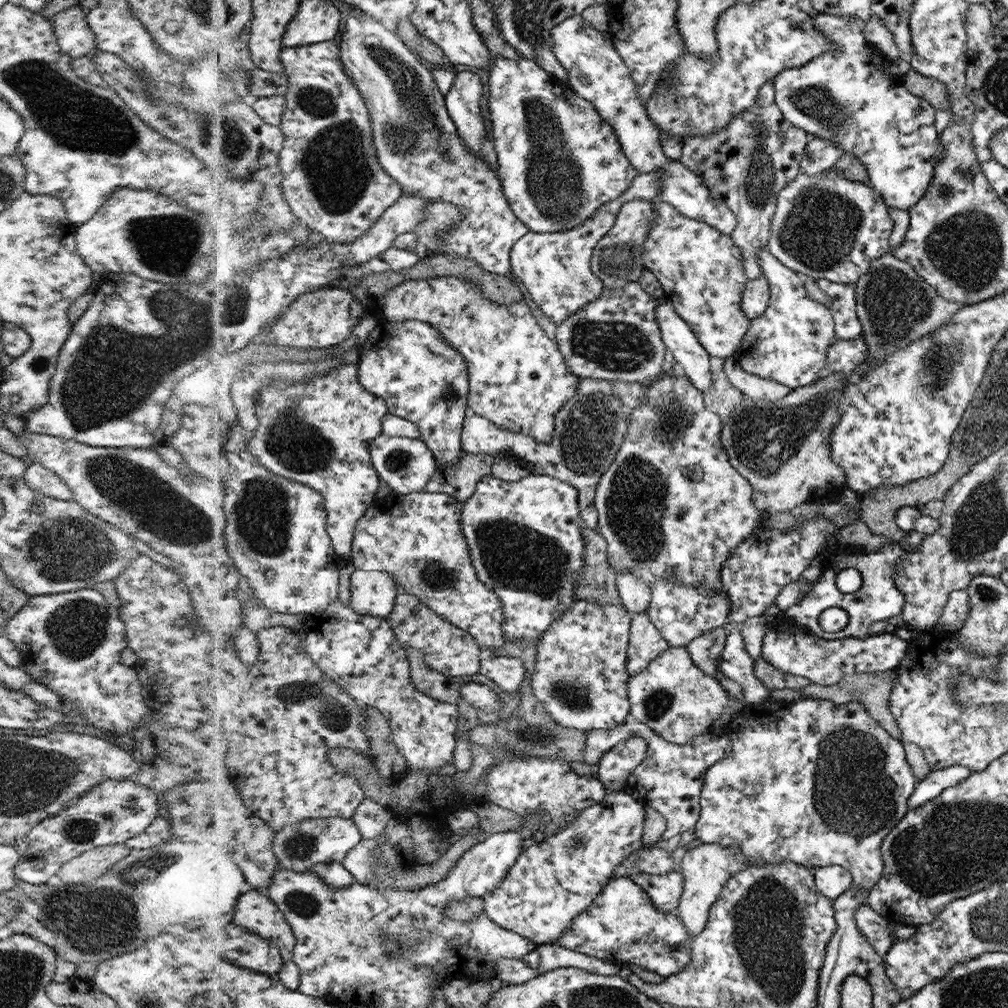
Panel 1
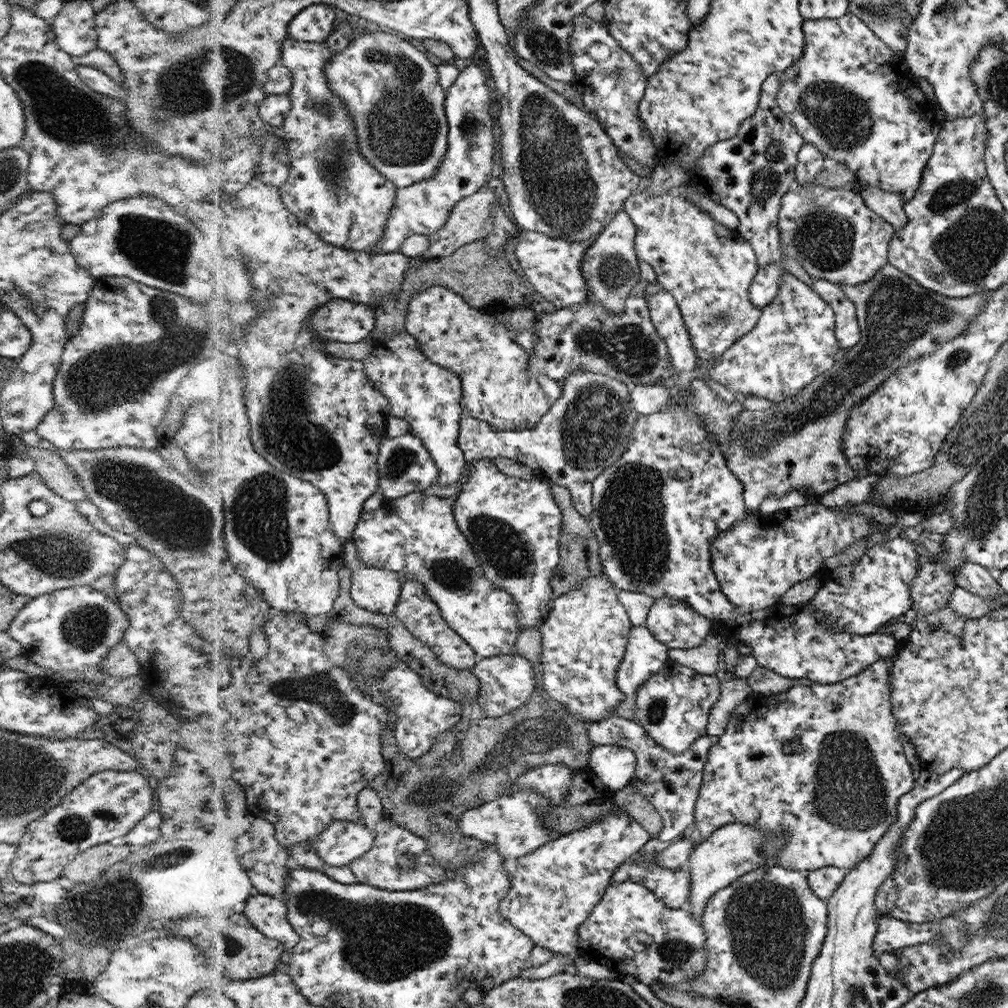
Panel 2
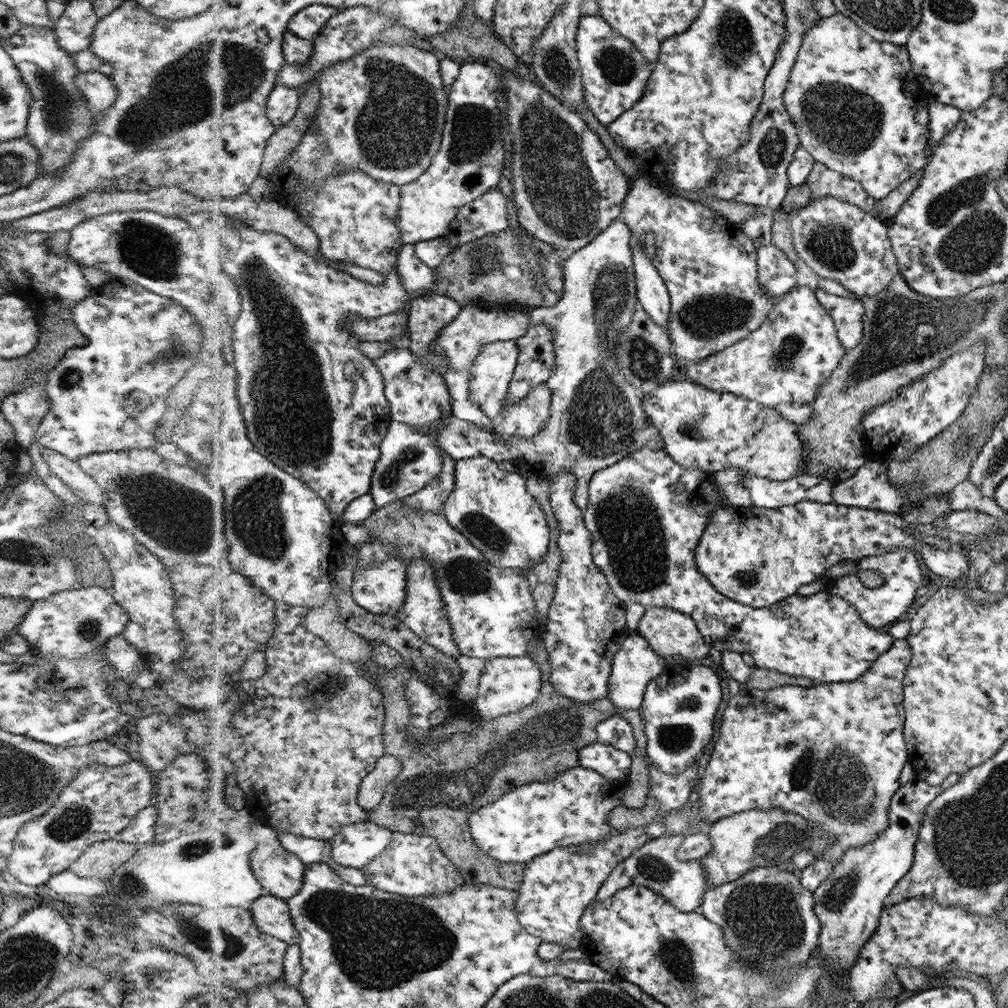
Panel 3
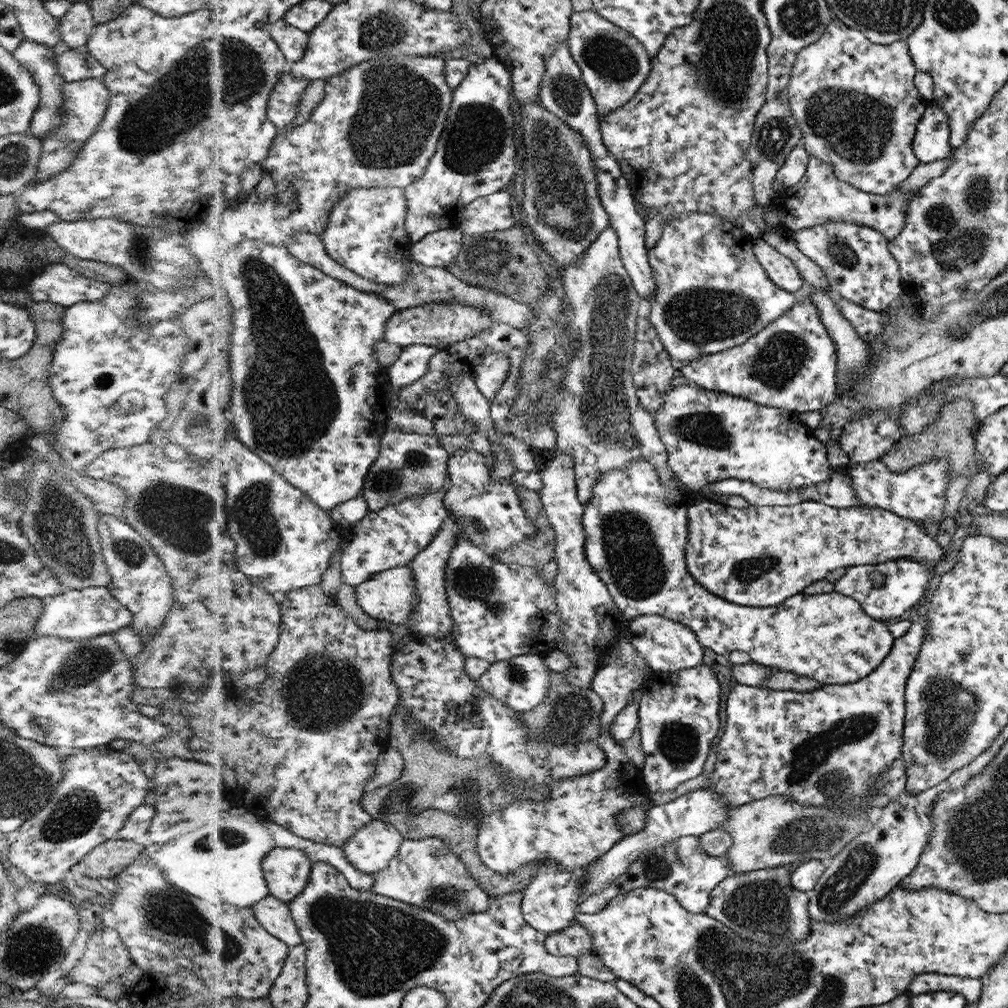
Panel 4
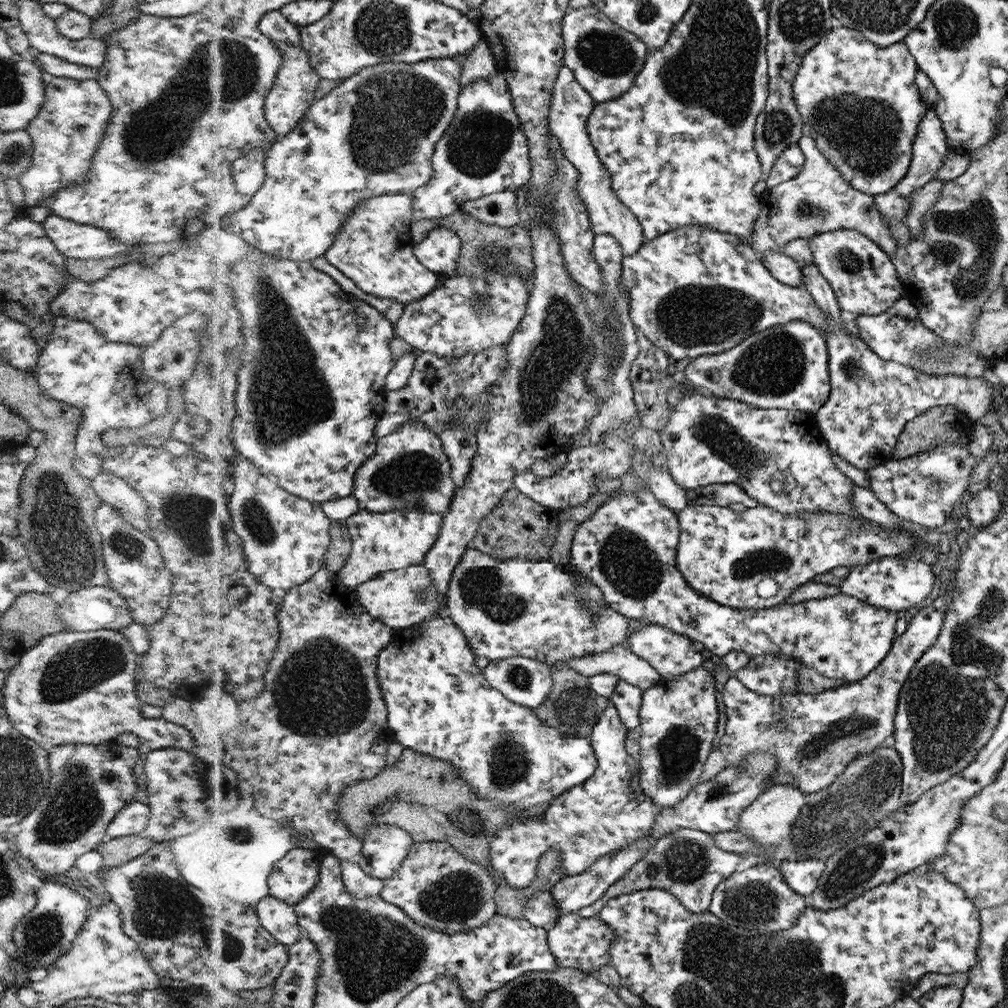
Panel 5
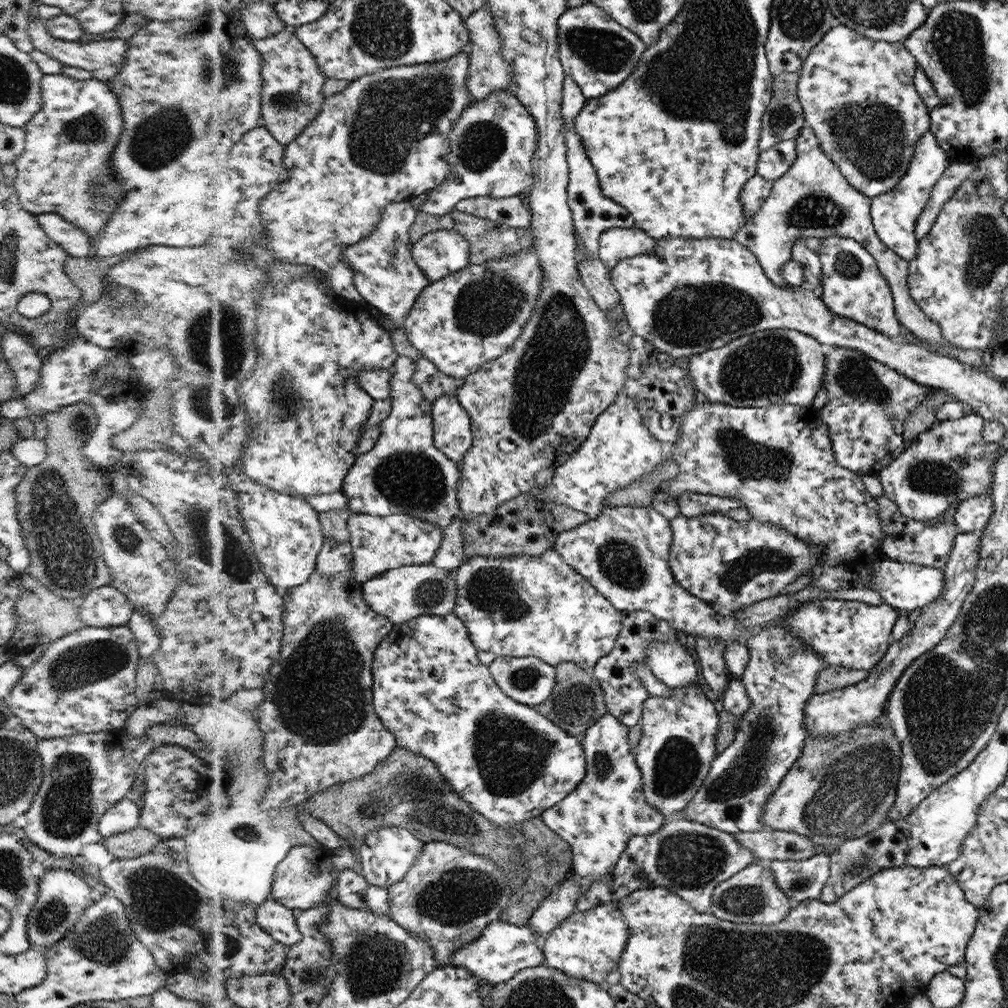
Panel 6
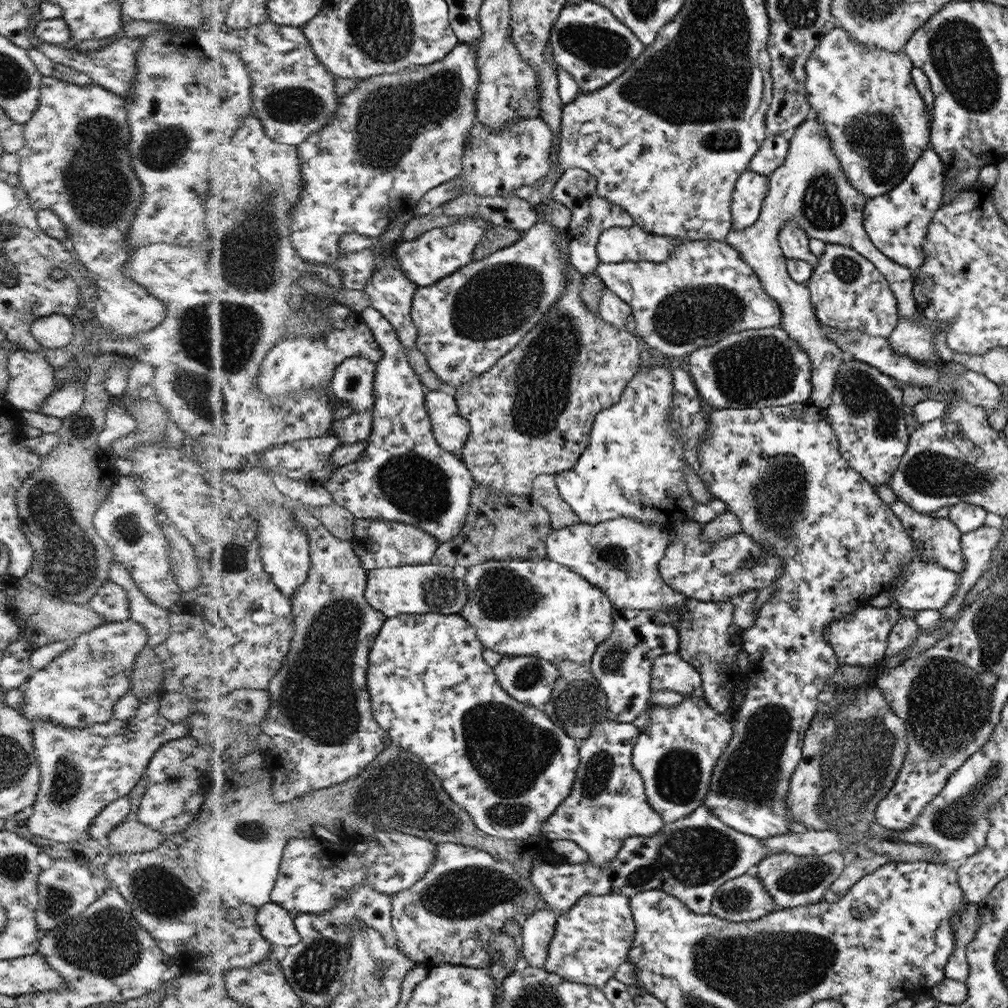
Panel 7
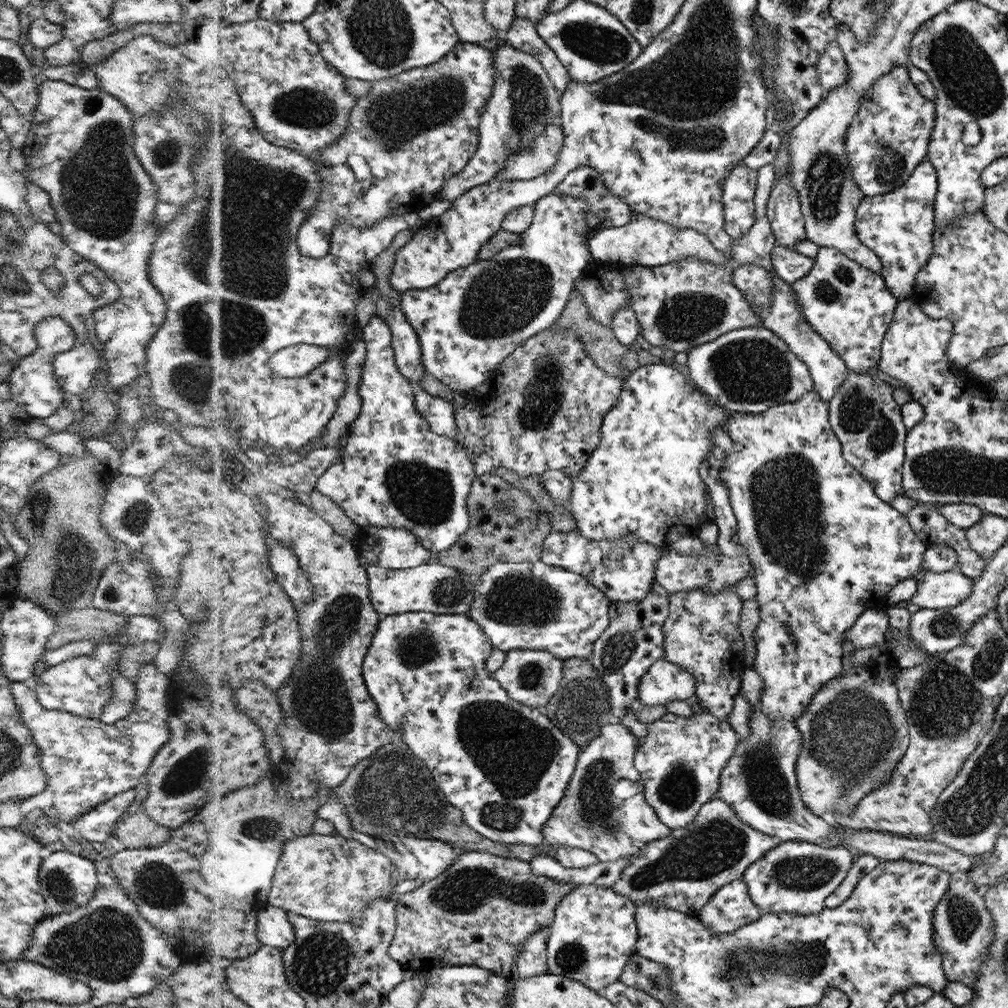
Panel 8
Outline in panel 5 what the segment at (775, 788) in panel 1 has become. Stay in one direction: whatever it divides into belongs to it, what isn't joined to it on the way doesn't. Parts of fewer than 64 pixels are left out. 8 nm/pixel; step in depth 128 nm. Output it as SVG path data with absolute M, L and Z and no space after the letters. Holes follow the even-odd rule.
M939 570L950 581L942 594L933 599L929 606L921 608L909 621L906 630L894 638L890 652L883 658L877 668L871 670L865 677L858 681L833 687L817 694L789 693L783 696L771 697L757 694L746 688L744 683L731 675L725 682L721 694L725 706L724 734L718 743L719 752L727 762L727 766L739 766L745 761L747 754L771 754L778 760L777 770L771 773L771 782L774 784L791 784L797 786L803 794L813 794L823 788L827 788L839 774L845 770L849 762L853 762L859 756L869 756L875 748L890 745L893 742L895 708L897 708L897 696L911 667L917 664L917 660L931 648L941 631L943 617L946 616L947 605L951 605L951 593L955 585L955 572L952 570Z

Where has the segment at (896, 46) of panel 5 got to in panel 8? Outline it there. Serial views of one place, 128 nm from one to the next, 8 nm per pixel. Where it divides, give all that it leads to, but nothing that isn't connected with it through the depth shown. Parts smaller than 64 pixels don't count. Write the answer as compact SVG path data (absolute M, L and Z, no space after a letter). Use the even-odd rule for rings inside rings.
M833 40L827 44L825 52L818 60L818 82L823 88L823 96L845 85L850 80L849 64L846 62L845 55L842 53L838 42ZM897 65L879 77L867 93L847 128L847 162L855 170L855 182L865 196L890 193L914 172L929 149L930 133L934 130L934 103L923 98L910 81L905 65Z

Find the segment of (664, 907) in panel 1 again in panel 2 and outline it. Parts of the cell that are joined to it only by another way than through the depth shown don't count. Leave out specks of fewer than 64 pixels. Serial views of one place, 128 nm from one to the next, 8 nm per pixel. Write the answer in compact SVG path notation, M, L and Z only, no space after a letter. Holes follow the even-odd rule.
M639 851L629 861L618 866L614 871L610 883L631 881L642 883L665 906L678 910L685 908L688 901L690 876L687 870L668 870L652 862L652 855L648 861L643 859L643 852Z

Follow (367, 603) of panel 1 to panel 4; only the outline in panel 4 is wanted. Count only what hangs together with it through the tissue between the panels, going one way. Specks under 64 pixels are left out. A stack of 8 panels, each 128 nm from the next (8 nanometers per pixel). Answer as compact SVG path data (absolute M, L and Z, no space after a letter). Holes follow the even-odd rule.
M409 566L375 573L367 582L356 586L356 594L359 605L367 614L406 628L410 627L411 615L419 605L419 586Z

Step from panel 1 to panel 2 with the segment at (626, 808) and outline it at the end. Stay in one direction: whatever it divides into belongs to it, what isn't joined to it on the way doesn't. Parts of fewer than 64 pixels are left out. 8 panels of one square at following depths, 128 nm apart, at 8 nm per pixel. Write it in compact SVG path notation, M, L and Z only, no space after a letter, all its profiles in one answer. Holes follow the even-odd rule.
M623 807L613 811L613 814L601 813L582 830L561 834L561 838L555 838L530 854L513 860L515 871L510 876L510 889L499 902L498 910L511 926L531 939L533 946L547 948L552 953L578 954L578 926L598 905L618 866L641 851L648 840L649 834Z

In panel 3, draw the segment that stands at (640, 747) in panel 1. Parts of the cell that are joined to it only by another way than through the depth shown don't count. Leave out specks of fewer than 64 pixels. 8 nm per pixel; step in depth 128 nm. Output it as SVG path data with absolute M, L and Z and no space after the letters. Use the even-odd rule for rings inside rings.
M596 740L583 746L577 757L578 767L593 769L610 780L625 780L630 772L631 758L628 753Z

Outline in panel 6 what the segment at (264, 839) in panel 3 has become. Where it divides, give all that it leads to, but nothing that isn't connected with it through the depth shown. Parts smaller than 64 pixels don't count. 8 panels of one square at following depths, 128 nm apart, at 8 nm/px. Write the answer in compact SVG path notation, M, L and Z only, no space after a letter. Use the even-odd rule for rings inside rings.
M323 845L294 847L289 855L279 864L272 896L287 908L301 909L302 911L319 907L326 903L327 898L338 885L338 878L343 873L334 870L333 858L335 851Z

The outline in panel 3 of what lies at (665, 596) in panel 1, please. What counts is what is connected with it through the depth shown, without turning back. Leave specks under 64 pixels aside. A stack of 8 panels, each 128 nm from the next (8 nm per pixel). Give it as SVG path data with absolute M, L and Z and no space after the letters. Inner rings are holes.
M646 607L646 612L643 613L638 629L633 634L646 638L655 653L668 665L670 660L675 657L681 657L684 664L695 664L707 656L710 647L705 639L699 635L695 621L690 615L679 613L679 611L669 607Z

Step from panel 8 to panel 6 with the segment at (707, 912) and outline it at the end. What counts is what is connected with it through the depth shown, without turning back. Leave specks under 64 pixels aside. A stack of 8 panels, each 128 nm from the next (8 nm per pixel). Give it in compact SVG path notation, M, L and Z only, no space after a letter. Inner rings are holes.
M753 862L746 869L735 874L734 877L718 882L712 891L712 895L713 904L709 906L707 912L715 915L715 918L726 919L735 924L775 924L775 922L785 920L786 915L790 913L794 905L774 881L773 872L758 862Z

